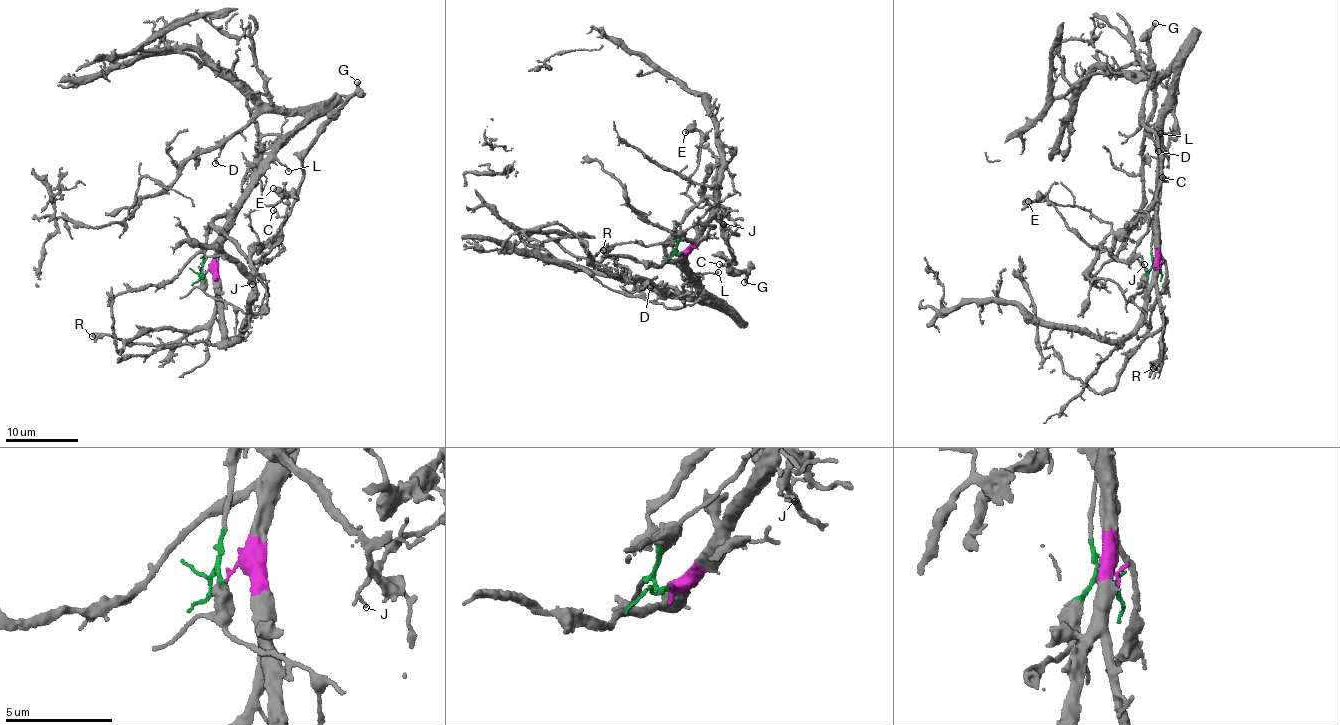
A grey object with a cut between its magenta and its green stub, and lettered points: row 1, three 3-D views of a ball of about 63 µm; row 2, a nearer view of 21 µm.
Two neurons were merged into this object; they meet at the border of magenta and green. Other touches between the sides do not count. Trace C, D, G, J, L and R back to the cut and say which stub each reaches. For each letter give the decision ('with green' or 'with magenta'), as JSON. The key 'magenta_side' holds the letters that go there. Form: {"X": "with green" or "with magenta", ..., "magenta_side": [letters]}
{"C": "with green", "D": "with magenta", "G": "with green", "J": "with magenta", "L": "with magenta", "R": "with magenta", "magenta_side": ["D", "J", "L", "R"]}

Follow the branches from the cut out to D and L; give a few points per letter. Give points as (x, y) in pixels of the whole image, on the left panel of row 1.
D: (204, 277), (226, 213), (246, 189), (248, 176), (305, 120), (302, 115), (261, 111), (228, 141), (216, 164)
L: (204, 277), (215, 254), (215, 240), (223, 230), (226, 213), (254, 178), (272, 162), (284, 164), (289, 171)

